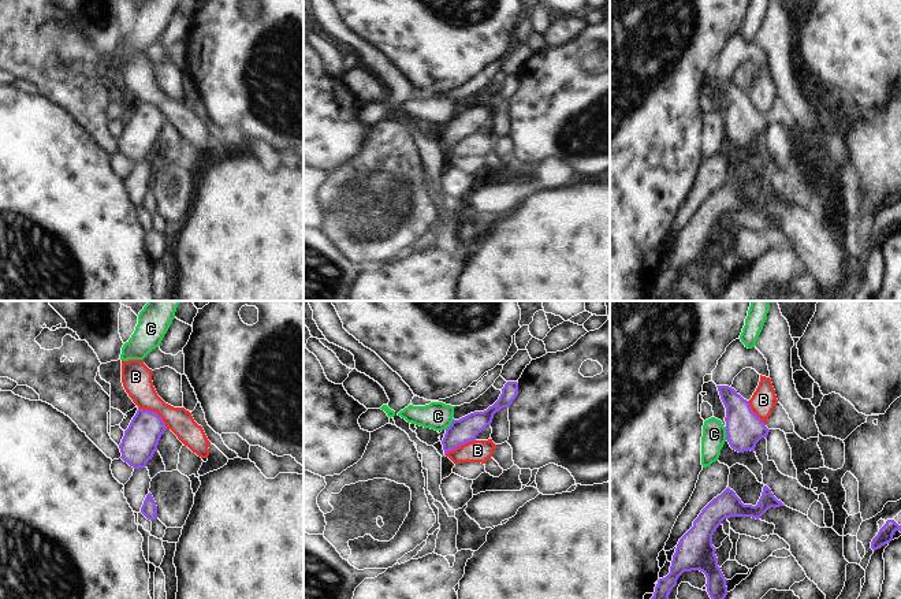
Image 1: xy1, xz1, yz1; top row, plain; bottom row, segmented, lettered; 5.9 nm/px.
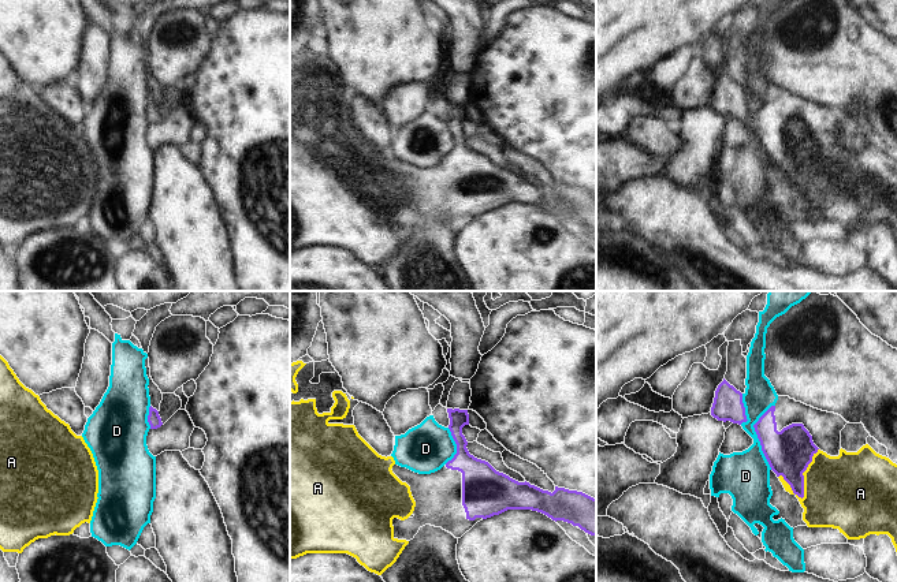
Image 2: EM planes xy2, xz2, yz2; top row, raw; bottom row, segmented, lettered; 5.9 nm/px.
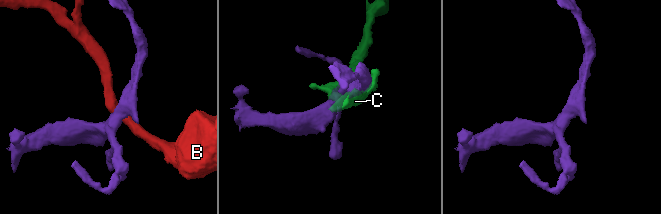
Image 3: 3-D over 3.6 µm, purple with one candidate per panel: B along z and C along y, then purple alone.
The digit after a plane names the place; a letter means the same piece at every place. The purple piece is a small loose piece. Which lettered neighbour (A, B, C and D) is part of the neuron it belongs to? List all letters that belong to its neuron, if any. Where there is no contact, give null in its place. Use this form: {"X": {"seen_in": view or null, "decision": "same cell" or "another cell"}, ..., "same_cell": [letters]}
{"A": {"seen_in": "yz2", "decision": "same cell"}, "B": {"seen_in": "xy1", "decision": "another cell"}, "C": {"seen_in": "yz1", "decision": "another cell"}, "D": {"seen_in": "yz2", "decision": "another cell"}, "same_cell": ["A"]}

